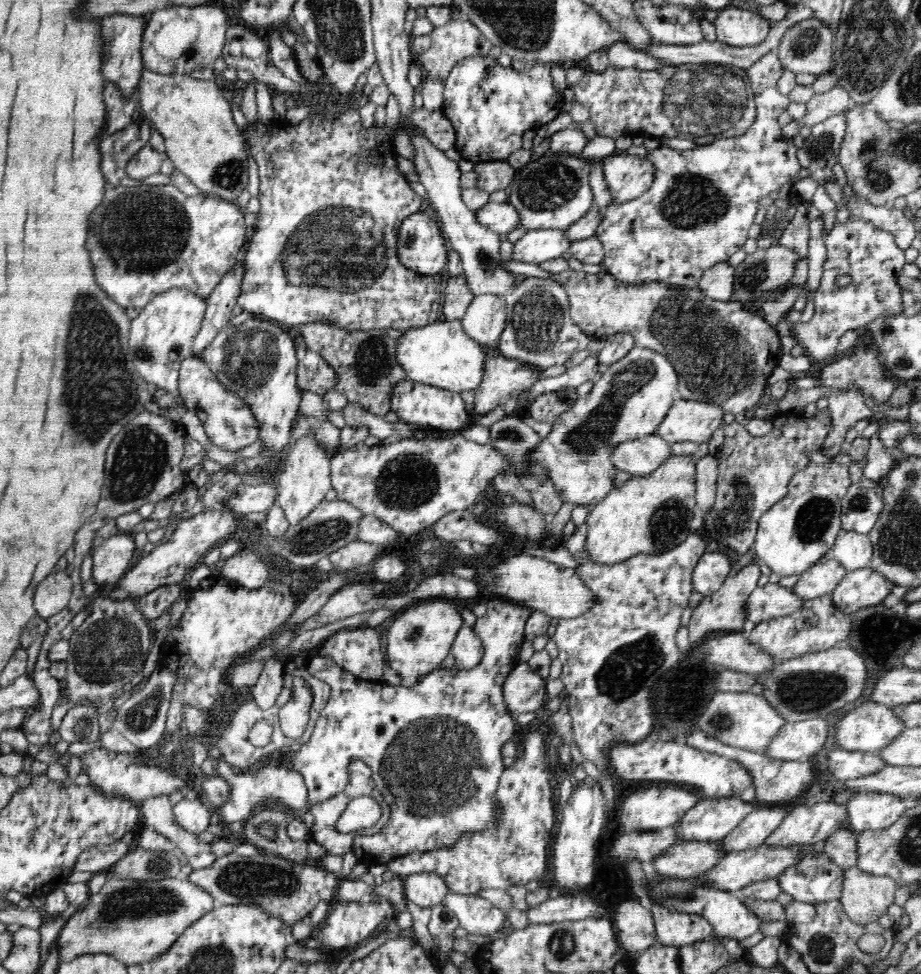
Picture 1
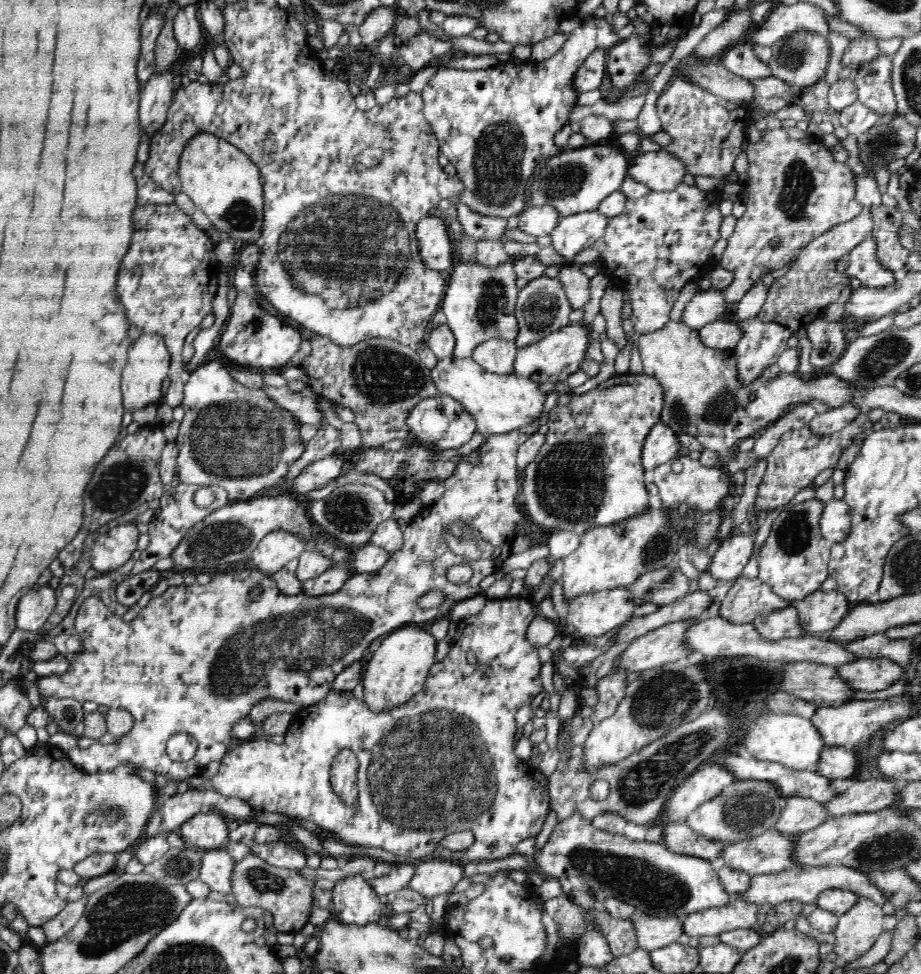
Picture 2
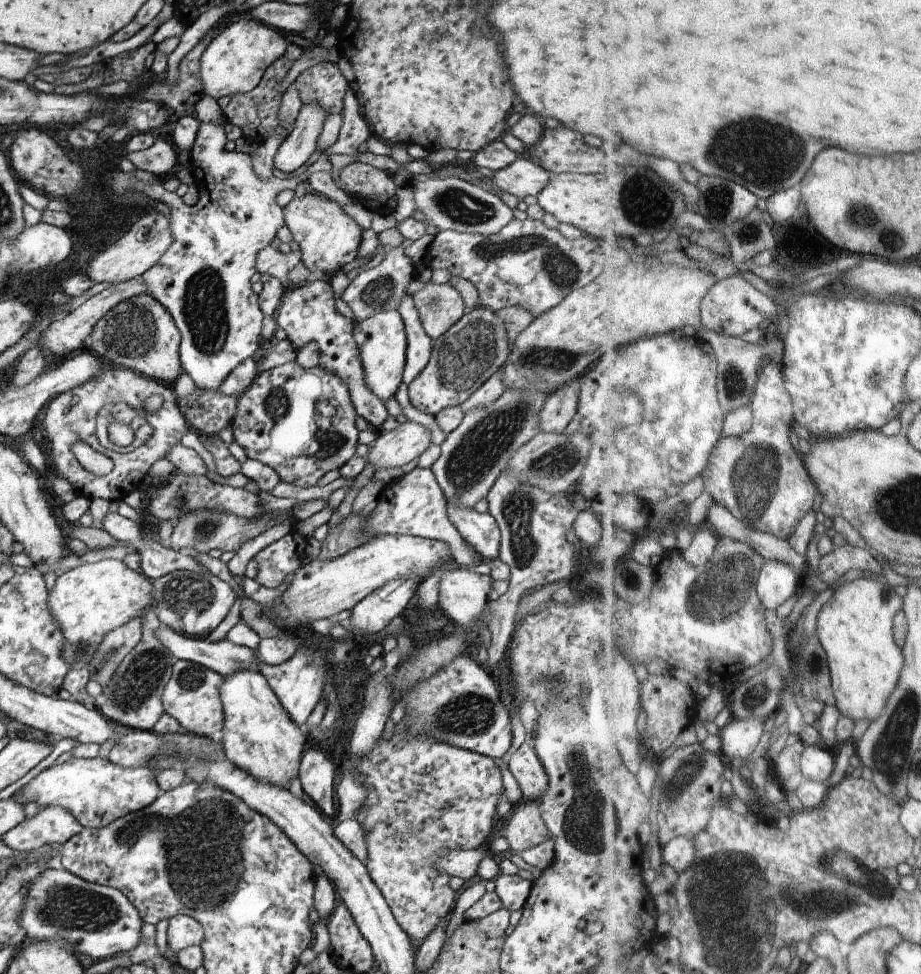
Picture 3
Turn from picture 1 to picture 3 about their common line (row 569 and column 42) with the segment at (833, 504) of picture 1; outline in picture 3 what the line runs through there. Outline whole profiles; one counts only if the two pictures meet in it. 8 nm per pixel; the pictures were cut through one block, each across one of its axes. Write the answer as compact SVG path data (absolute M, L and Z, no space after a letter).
M72 757L63 764L54 764L42 770L12 800L22 806L35 802L41 809L59 807L68 812L83 828L99 830L121 817L151 806L159 796L156 773L148 766L122 769L110 760L100 757Z

